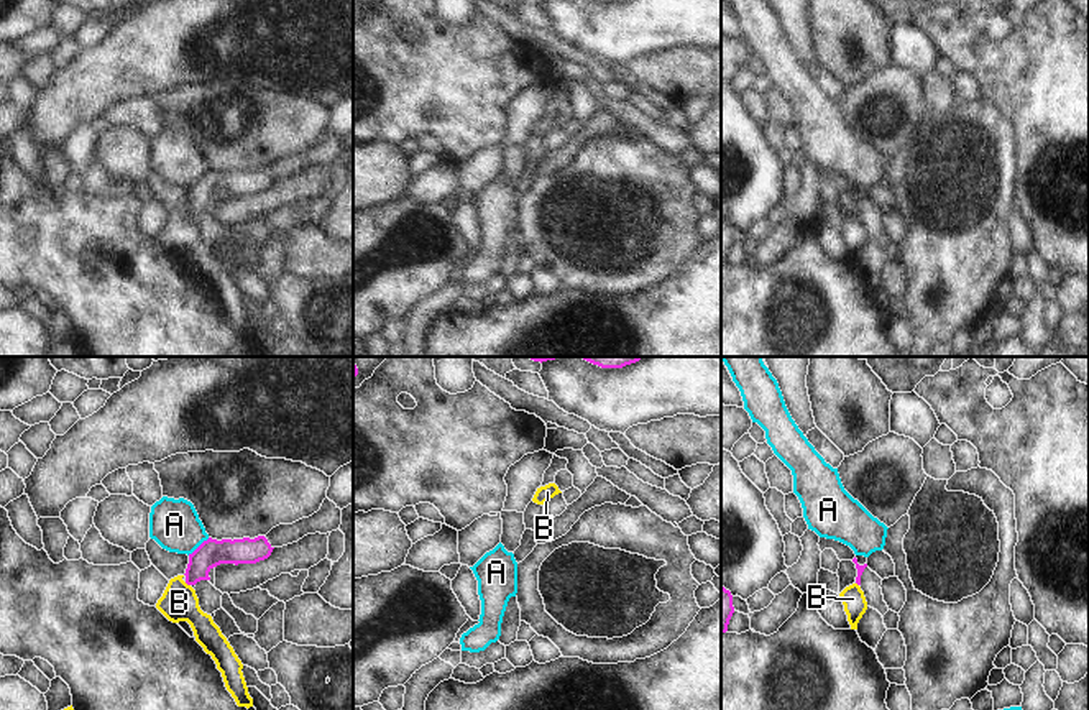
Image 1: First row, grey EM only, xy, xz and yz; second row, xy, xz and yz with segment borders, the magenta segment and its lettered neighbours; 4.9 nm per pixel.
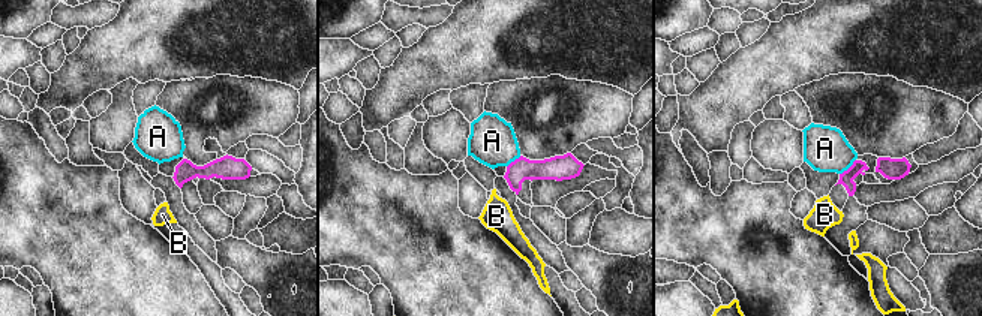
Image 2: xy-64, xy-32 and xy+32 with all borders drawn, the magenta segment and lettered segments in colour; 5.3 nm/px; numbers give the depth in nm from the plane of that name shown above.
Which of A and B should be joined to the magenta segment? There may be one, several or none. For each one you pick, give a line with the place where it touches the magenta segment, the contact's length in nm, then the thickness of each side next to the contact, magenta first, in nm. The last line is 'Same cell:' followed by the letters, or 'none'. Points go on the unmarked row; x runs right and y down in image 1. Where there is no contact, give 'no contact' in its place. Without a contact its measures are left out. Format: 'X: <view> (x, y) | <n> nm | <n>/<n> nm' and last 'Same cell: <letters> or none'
Same cell: none

